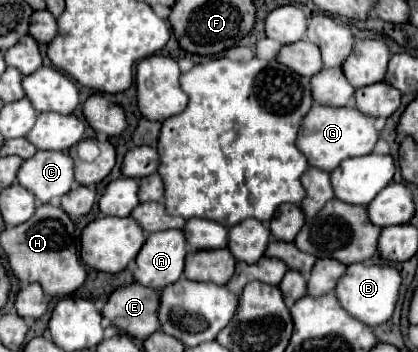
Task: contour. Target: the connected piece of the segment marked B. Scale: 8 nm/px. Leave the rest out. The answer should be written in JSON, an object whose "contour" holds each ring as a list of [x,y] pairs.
{"contour":[[[352,264],[352,266],[348,266],[346,274],[340,278],[340,282],[336,286],[336,296],[346,312],[350,312],[354,318],[360,318],[364,324],[374,328],[392,318],[398,296],[400,296],[400,284],[402,284],[402,276],[394,266]]]}

